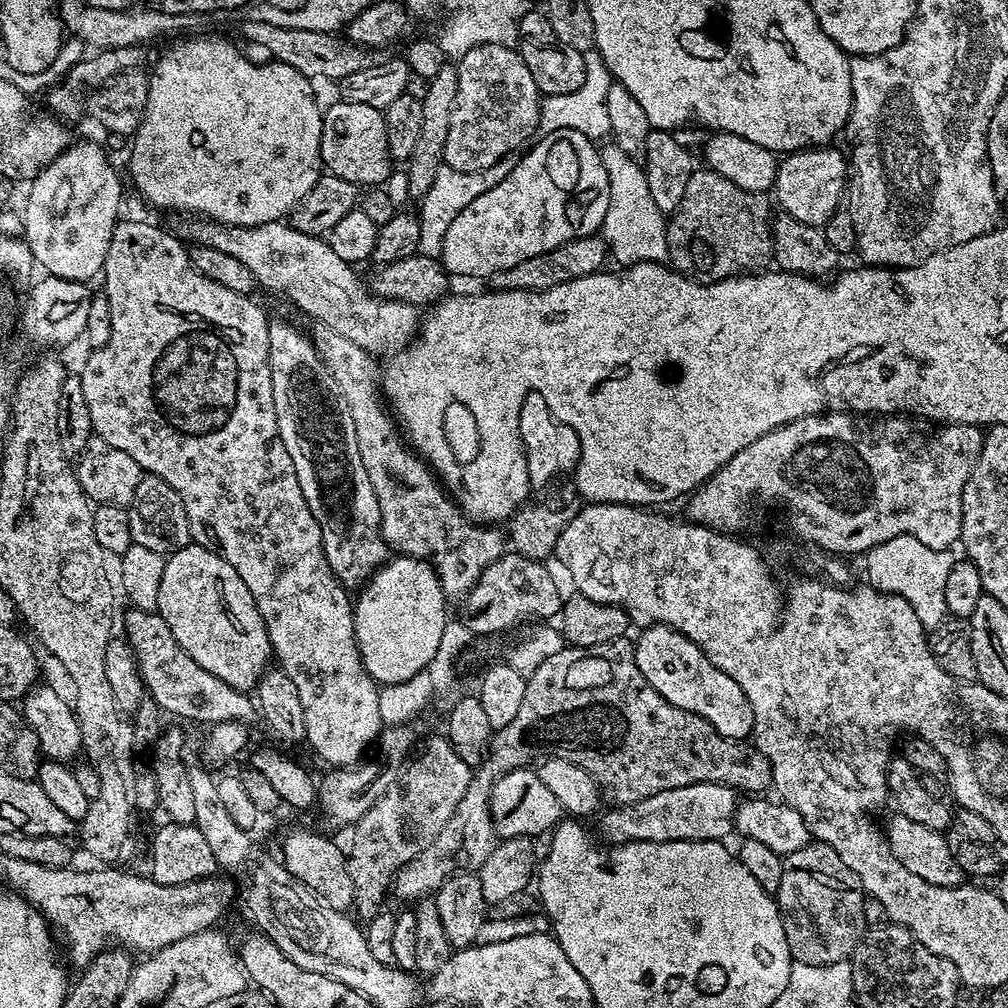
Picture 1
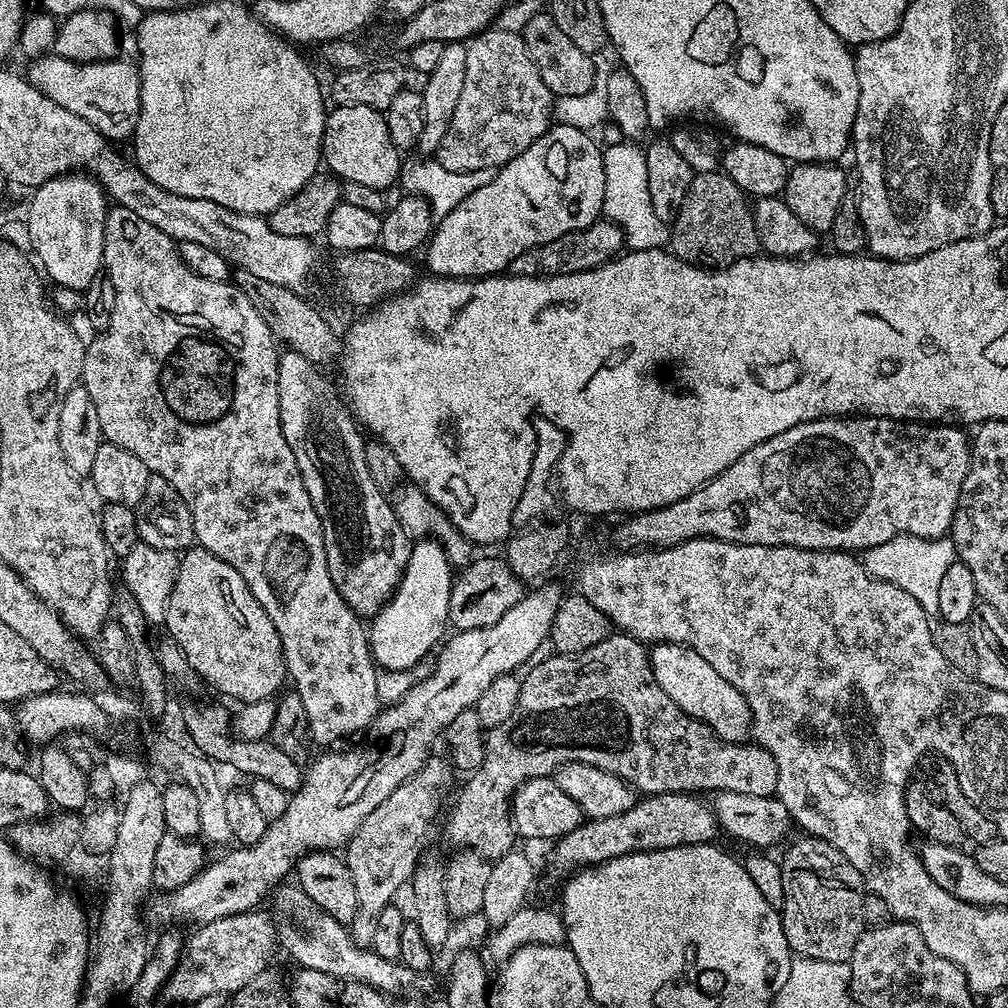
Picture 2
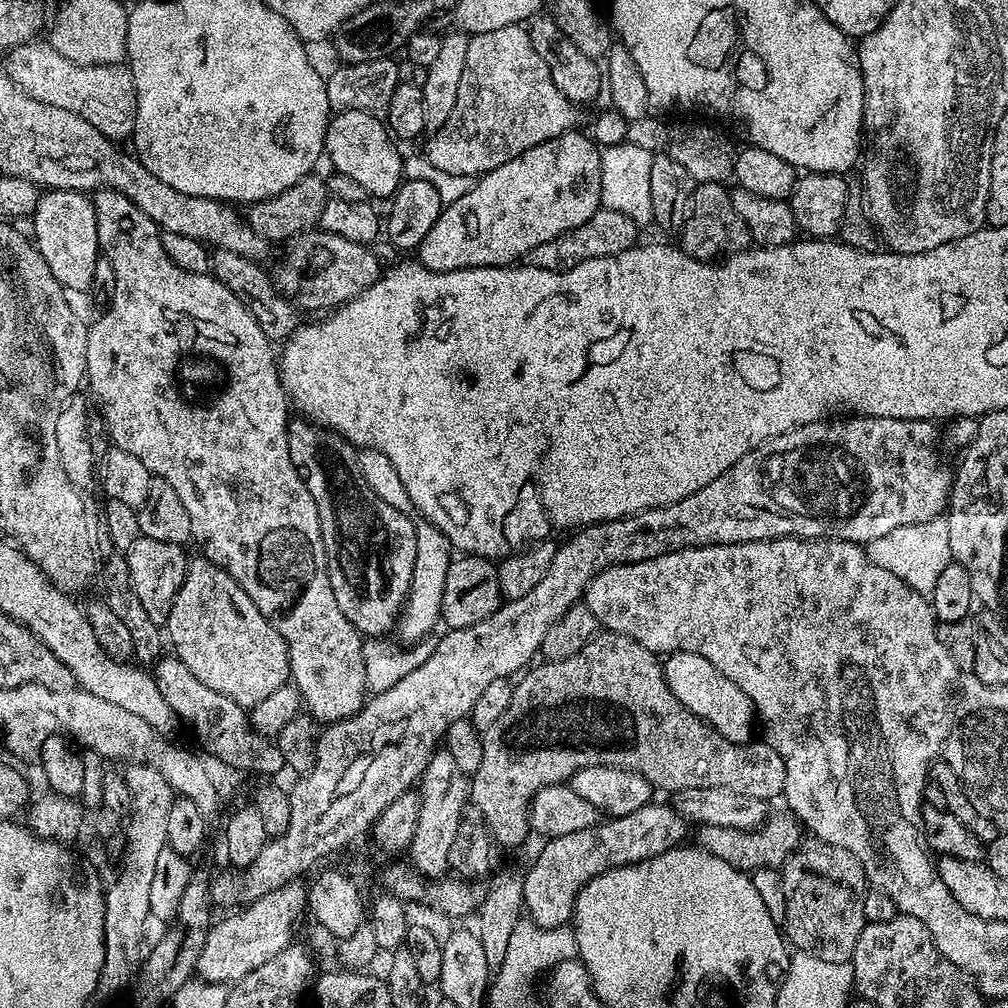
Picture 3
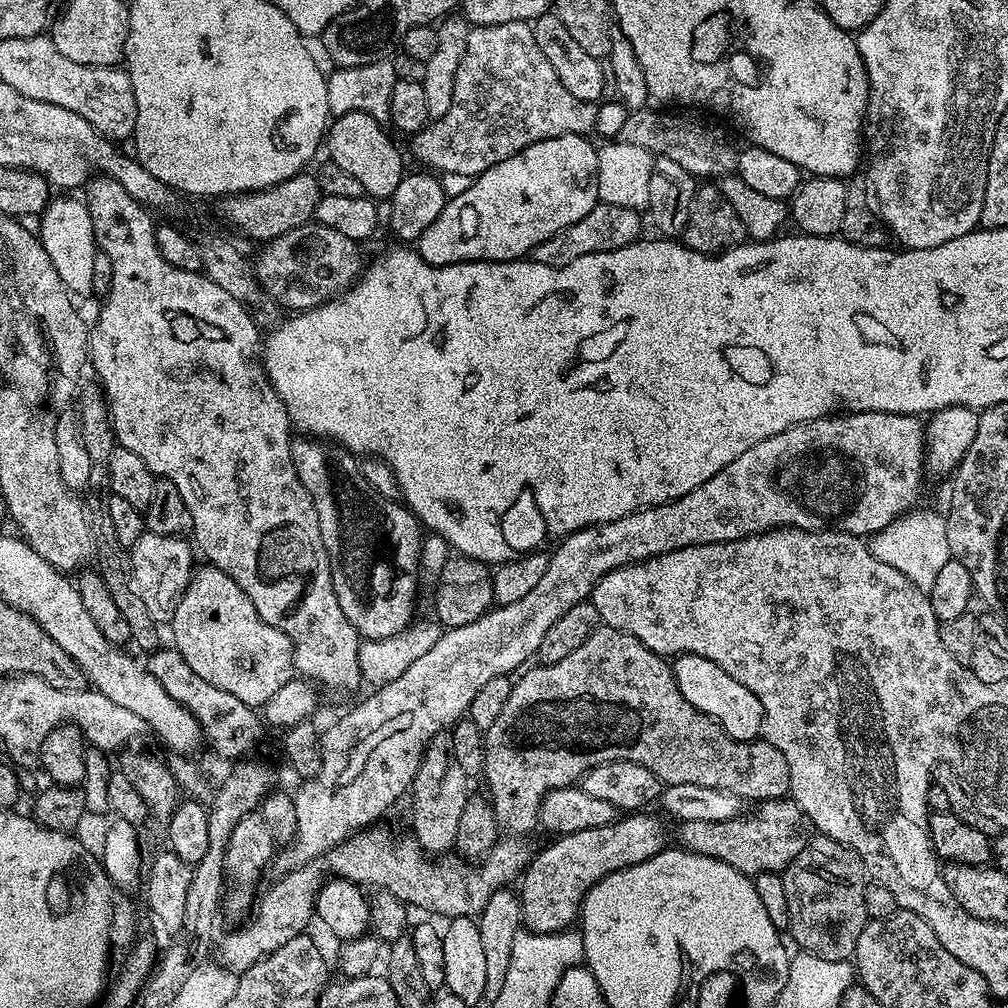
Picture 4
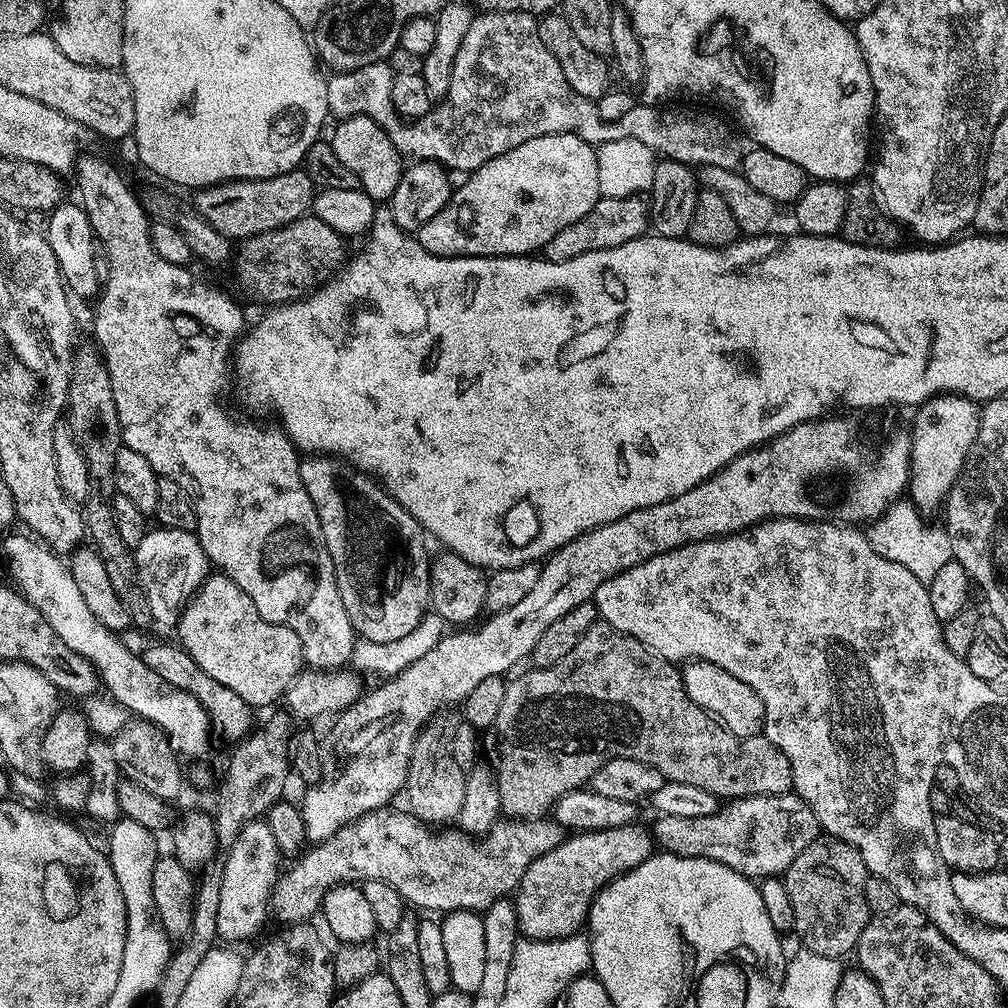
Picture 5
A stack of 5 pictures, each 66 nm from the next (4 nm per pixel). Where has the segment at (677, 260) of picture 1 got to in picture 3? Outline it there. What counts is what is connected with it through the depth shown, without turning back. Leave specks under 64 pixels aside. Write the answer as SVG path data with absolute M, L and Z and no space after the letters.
M700 182L690 194L690 202L686 206L686 218L678 233L678 247L687 256L705 262L717 258L727 258L734 252L743 252L749 247L750 237L746 222L738 218L738 210L734 210L731 191L720 182Z

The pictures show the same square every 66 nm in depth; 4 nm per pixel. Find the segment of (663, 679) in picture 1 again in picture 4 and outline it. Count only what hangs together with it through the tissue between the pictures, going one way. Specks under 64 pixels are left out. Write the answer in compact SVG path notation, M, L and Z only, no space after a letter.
M677 656L672 664L672 673L676 675L678 690L682 690L682 698L690 702L698 710L702 710L710 719L715 720L735 740L754 740L763 733L764 711L762 702L742 682L730 678L722 666L714 666L710 658L701 656Z

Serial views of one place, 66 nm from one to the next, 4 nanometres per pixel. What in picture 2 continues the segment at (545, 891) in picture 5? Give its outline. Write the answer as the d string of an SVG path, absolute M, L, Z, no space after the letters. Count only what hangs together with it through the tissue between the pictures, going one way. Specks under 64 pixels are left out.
M657 792L637 799L630 810L613 814L611 818L585 819L570 834L551 845L552 864L563 874L625 856L631 852L653 852L687 844L706 844L715 841L718 833L716 815L707 799L686 792Z

